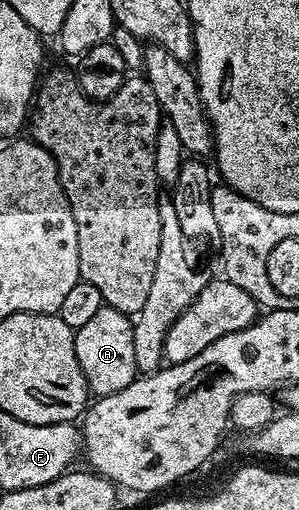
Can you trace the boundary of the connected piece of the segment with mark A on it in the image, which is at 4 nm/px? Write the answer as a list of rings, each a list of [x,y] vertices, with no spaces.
[[[102,305],[100,312],[84,324],[84,328],[74,331],[74,347],[76,360],[86,377],[86,387],[91,395],[103,398],[112,392],[120,392],[120,388],[128,388],[140,371],[136,364],[136,347],[132,344],[134,323],[116,308]]]

